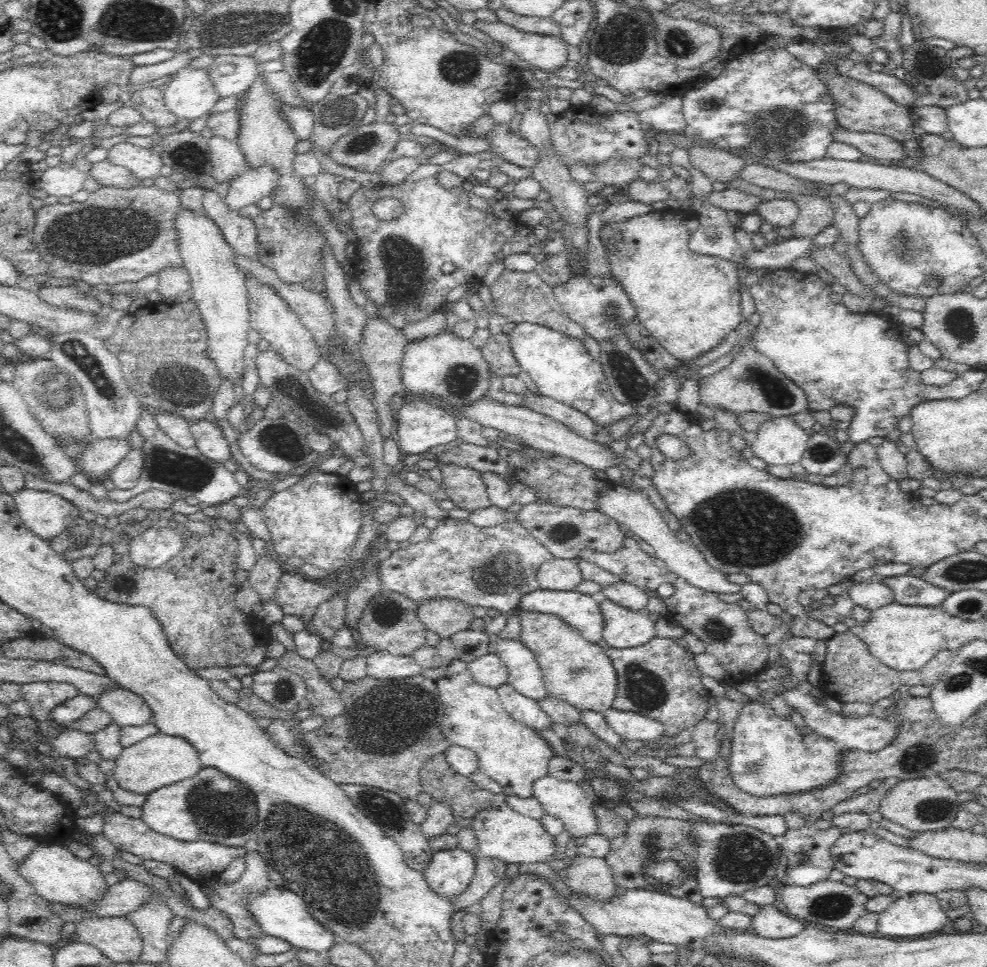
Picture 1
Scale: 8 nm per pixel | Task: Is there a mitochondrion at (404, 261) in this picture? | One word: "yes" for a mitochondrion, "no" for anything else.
yes

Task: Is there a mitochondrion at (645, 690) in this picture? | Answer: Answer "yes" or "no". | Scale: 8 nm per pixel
yes

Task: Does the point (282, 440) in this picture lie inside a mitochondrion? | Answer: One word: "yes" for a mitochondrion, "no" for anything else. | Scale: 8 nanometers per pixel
yes

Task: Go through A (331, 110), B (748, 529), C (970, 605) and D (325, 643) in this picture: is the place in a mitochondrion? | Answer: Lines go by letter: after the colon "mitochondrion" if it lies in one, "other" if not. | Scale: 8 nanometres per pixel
A: mitochondrion
B: mitochondrion
C: mitochondrion
D: other

